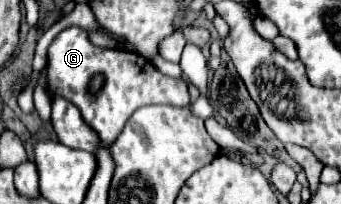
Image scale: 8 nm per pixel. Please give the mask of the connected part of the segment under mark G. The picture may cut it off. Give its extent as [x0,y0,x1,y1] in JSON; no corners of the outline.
[47,27,189,145]

